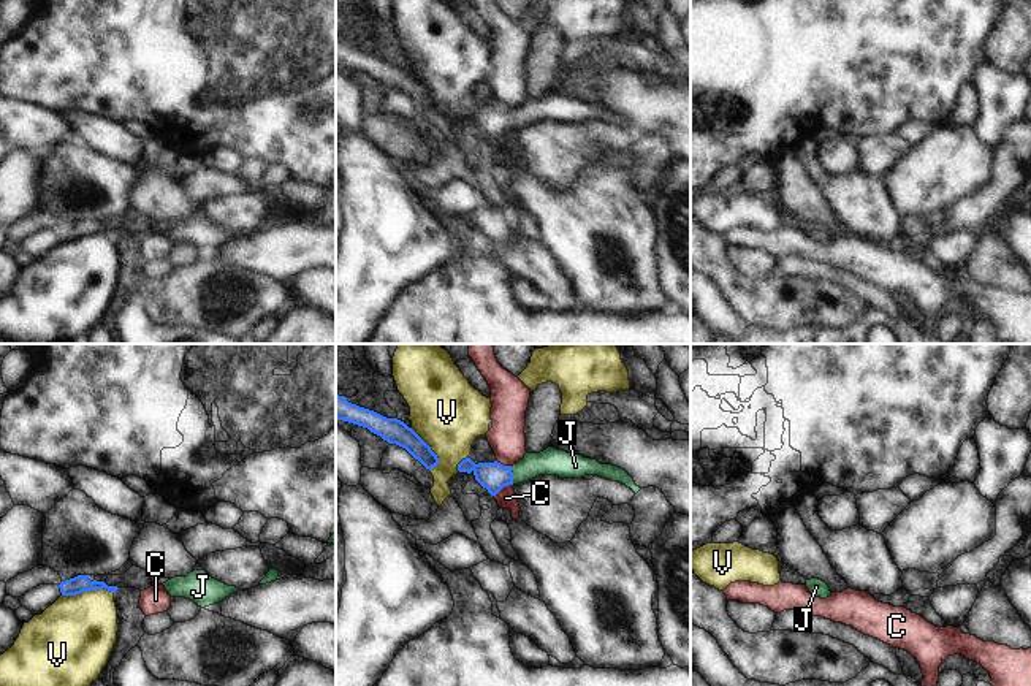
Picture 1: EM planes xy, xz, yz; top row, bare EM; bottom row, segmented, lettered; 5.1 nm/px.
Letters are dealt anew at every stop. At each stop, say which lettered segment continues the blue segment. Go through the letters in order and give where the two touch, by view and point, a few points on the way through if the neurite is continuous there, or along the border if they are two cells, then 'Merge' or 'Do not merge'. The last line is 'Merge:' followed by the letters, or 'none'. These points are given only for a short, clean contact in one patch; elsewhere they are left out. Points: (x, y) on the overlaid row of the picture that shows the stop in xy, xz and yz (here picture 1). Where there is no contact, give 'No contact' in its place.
C: Touches blue at xz (502, 487). Boundary: xz (512, 484), (505, 485), (494, 496). Do not merge
J: Touches blue at xz (512, 476). Path across: xz (493, 476), (512, 476), (532, 464), (551, 461). Merge
V: Touches blue at xy (87, 590). Boundary: xy (113, 591), (94, 588), (62, 596). Do not merge
Merge: J

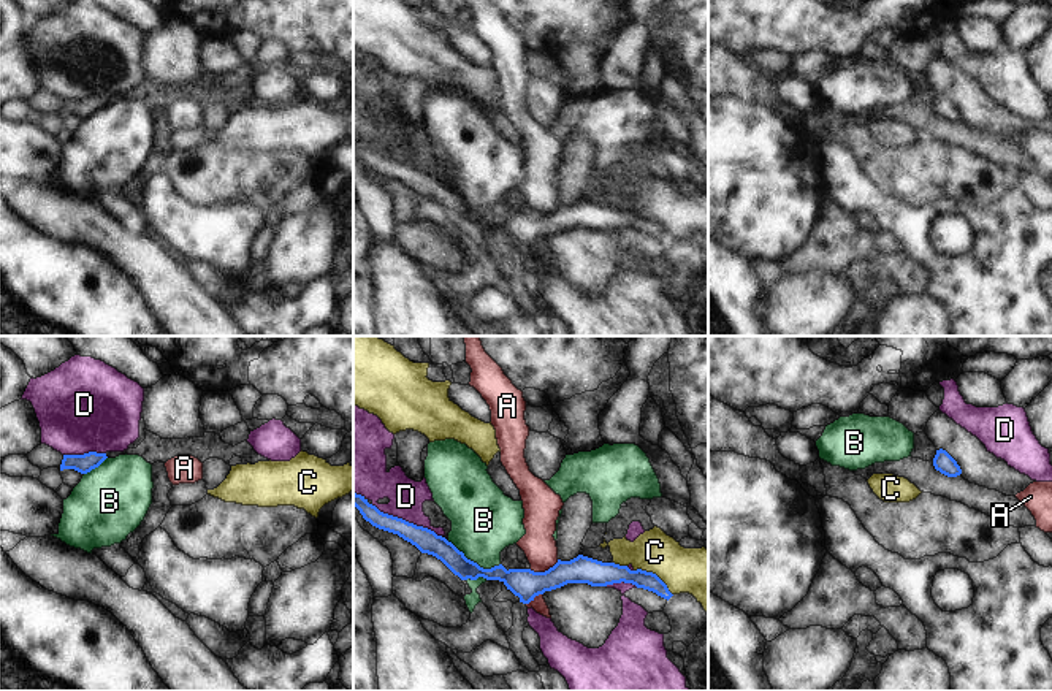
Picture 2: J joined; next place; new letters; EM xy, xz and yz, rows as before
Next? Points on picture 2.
A: Touches blue at xz (545, 571). Boundary: xz (558, 560), (544, 571), (529, 569). Do not merge
B: Touches blue at xz (472, 561). Boundary: xz (447, 541), (484, 568), (499, 565). Do not merge
C: Touches blue at xz (655, 574). Do not merge
D: Touches blue at xz (404, 520). Do not merge
Merge: none

